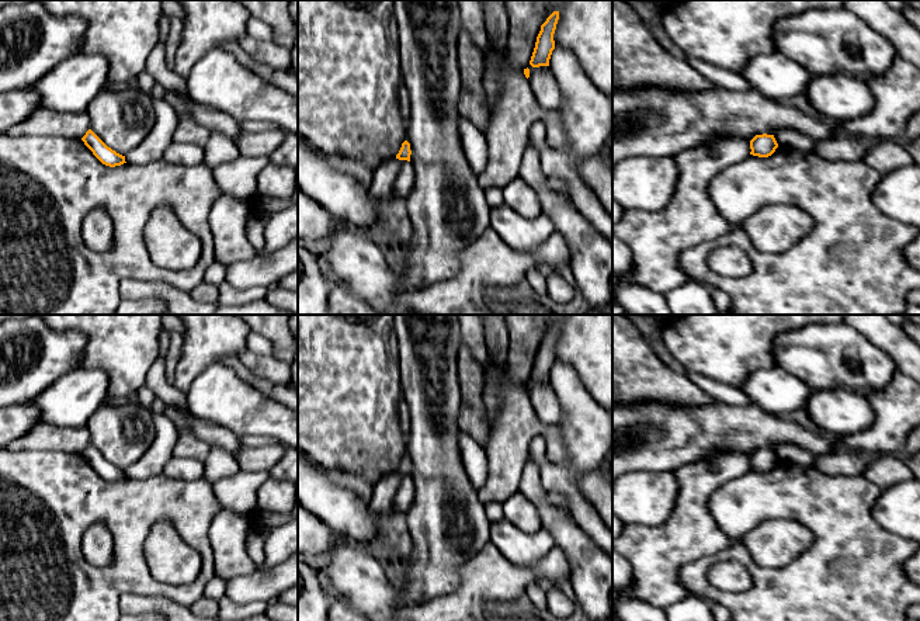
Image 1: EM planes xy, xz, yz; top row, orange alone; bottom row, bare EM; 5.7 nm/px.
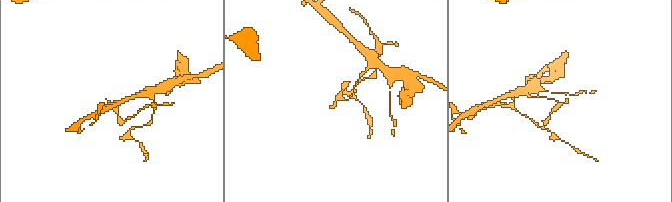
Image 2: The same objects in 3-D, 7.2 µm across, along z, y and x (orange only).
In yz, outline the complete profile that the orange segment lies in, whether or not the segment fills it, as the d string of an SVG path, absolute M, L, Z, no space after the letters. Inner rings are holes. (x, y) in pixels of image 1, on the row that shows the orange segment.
M756 135L751 140L750 140L750 155L753 156L758 156L758 157L768 157L771 156L775 149L778 148L778 143L774 138L774 135Z

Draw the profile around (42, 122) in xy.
M39 107L27 119L10 128L8 136L60 136L81 139L90 129L90 118L86 112L63 114Z

